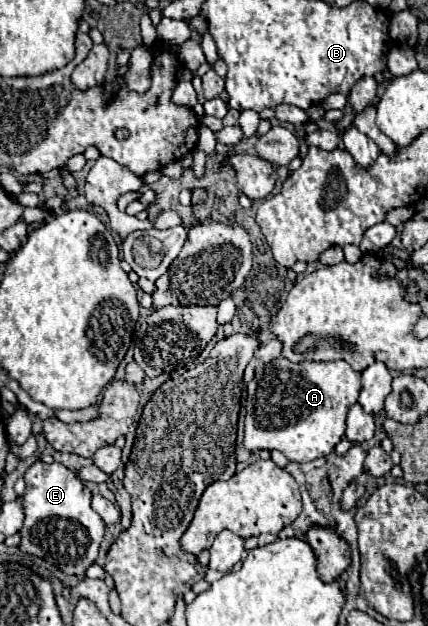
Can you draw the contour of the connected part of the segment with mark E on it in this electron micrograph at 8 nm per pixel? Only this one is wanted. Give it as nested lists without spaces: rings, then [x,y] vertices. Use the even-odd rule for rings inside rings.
[[[33,463],[25,473],[25,523],[21,529],[21,549],[51,561],[67,575],[83,577],[85,569],[95,563],[105,533],[105,523],[91,509],[91,491],[73,471],[61,463]]]

